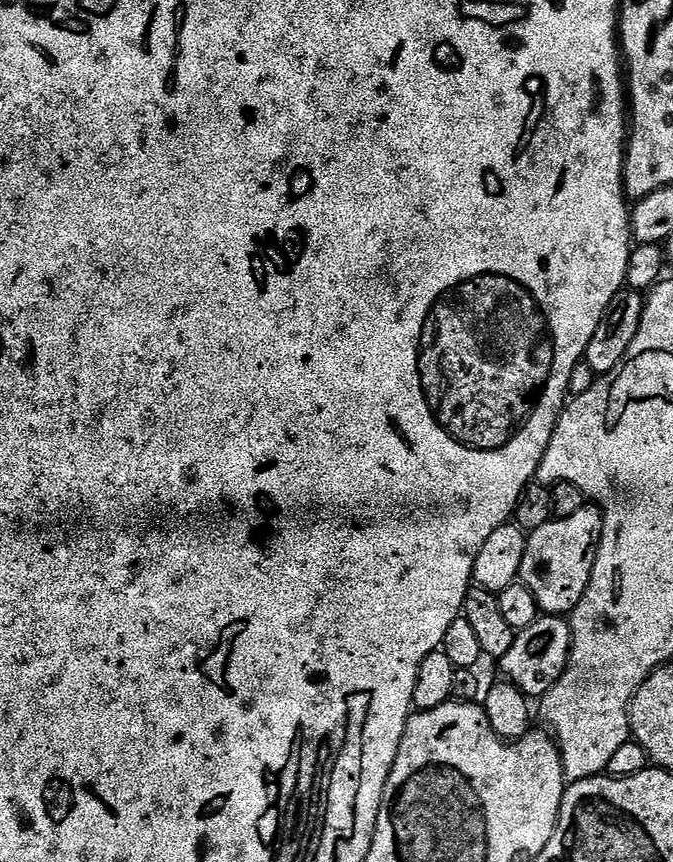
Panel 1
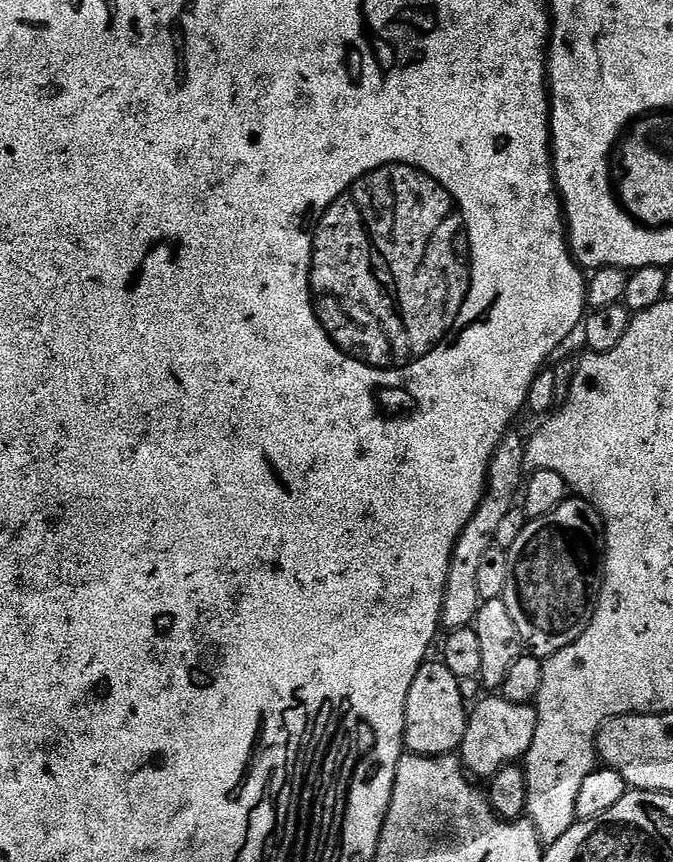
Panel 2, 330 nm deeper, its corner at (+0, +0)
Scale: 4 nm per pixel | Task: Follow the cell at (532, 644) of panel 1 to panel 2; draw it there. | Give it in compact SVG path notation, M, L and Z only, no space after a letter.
M502 694L485 695L475 701L469 711L468 729L458 749L459 759L473 777L490 778L506 765L523 761L530 750L530 742L534 742L537 726L538 718L532 704L512 702Z

